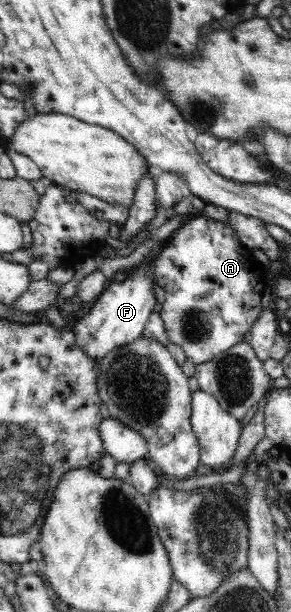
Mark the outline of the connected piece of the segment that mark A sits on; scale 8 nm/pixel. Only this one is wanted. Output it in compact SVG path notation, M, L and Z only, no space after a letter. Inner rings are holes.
M205 213L189 216L185 223L174 231L153 269L158 285L167 292L161 317L165 322L169 341L179 344L186 359L199 365L211 361L221 352L243 342L257 316L262 310L262 296L268 285L266 270L255 259L252 250L241 244L237 231L223 221L215 221Z

